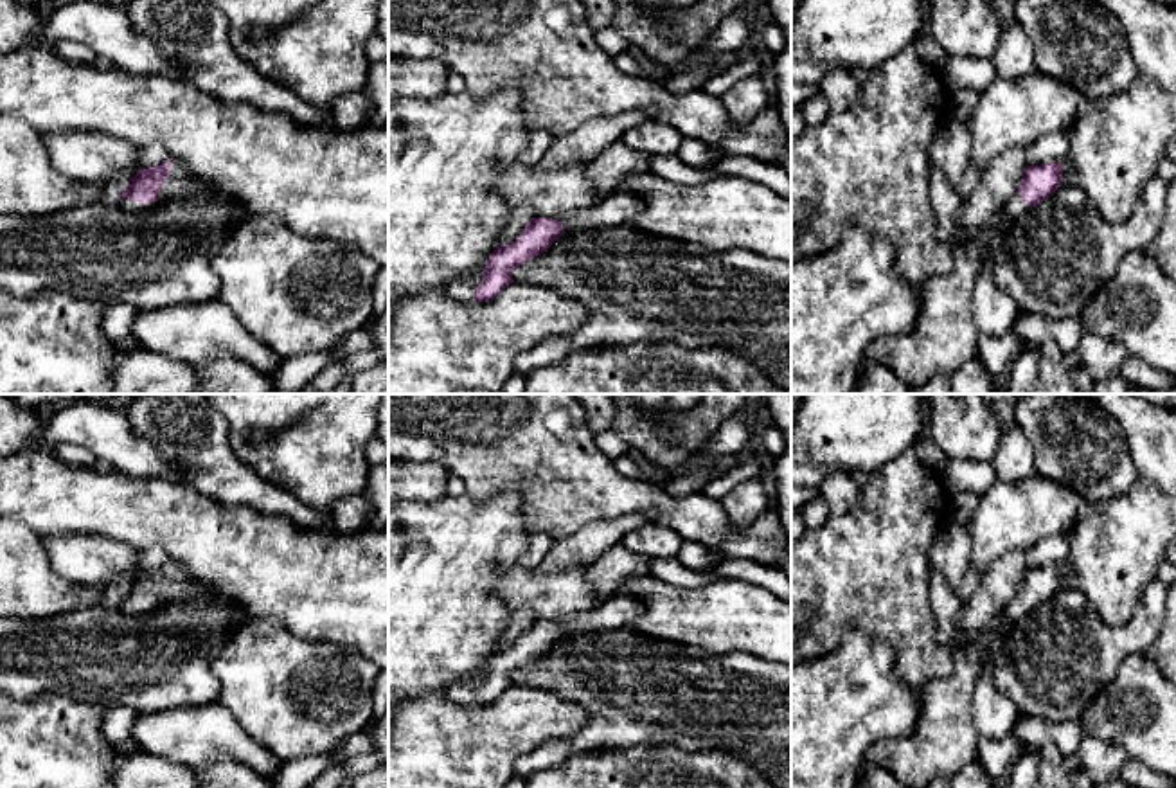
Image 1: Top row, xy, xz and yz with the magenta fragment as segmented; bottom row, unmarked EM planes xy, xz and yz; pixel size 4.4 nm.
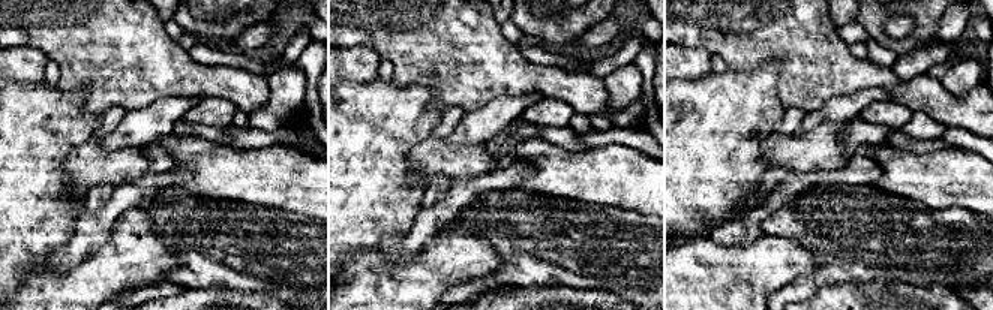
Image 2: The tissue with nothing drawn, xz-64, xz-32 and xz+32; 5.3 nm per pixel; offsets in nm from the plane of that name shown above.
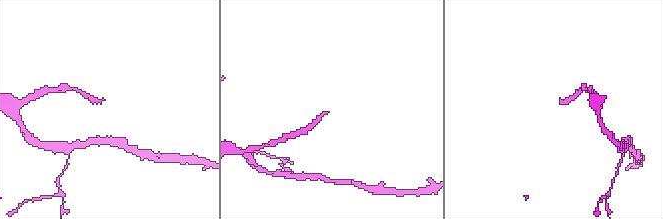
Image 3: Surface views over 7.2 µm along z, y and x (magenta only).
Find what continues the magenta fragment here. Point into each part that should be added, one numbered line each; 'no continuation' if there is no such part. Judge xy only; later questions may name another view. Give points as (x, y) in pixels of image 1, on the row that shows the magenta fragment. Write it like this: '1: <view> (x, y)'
1: xy (180, 184)

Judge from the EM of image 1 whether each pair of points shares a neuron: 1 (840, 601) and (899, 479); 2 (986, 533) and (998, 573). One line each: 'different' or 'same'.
1: same
2: different

